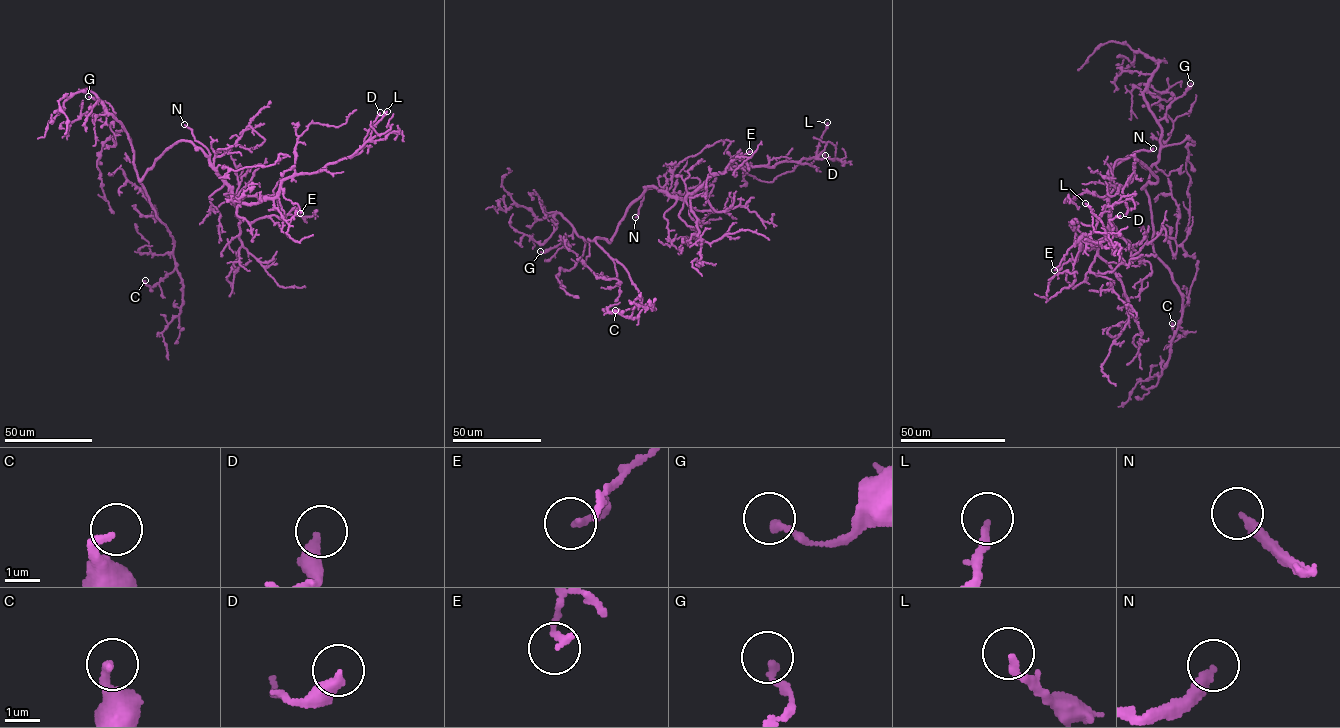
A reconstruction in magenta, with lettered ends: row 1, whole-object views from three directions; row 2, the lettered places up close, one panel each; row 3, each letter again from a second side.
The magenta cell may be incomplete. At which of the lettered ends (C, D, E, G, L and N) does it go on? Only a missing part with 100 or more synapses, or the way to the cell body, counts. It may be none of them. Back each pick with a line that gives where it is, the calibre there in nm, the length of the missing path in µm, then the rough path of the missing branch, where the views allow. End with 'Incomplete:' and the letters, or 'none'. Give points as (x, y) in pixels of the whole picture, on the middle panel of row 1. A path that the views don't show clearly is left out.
N: (635, 217) | 280 nm | 35 µm | (635, 217), (626, 220), (626, 224), (640, 233), (648, 229)
Incomplete: N

